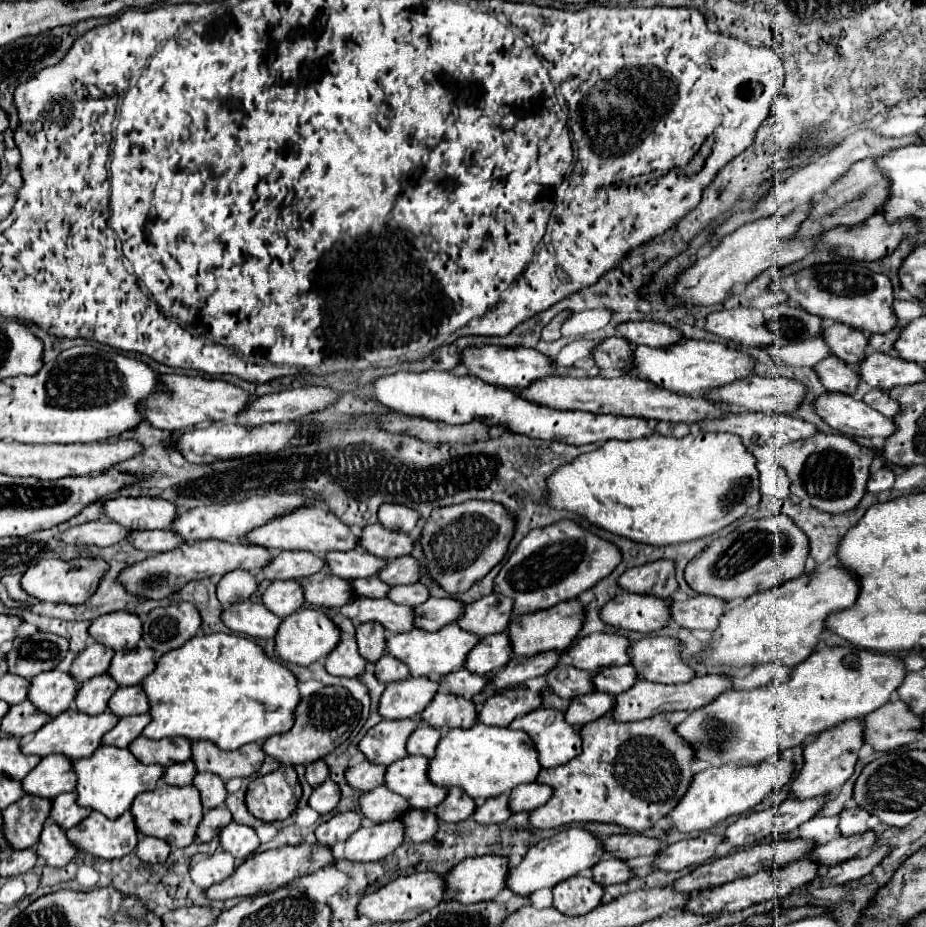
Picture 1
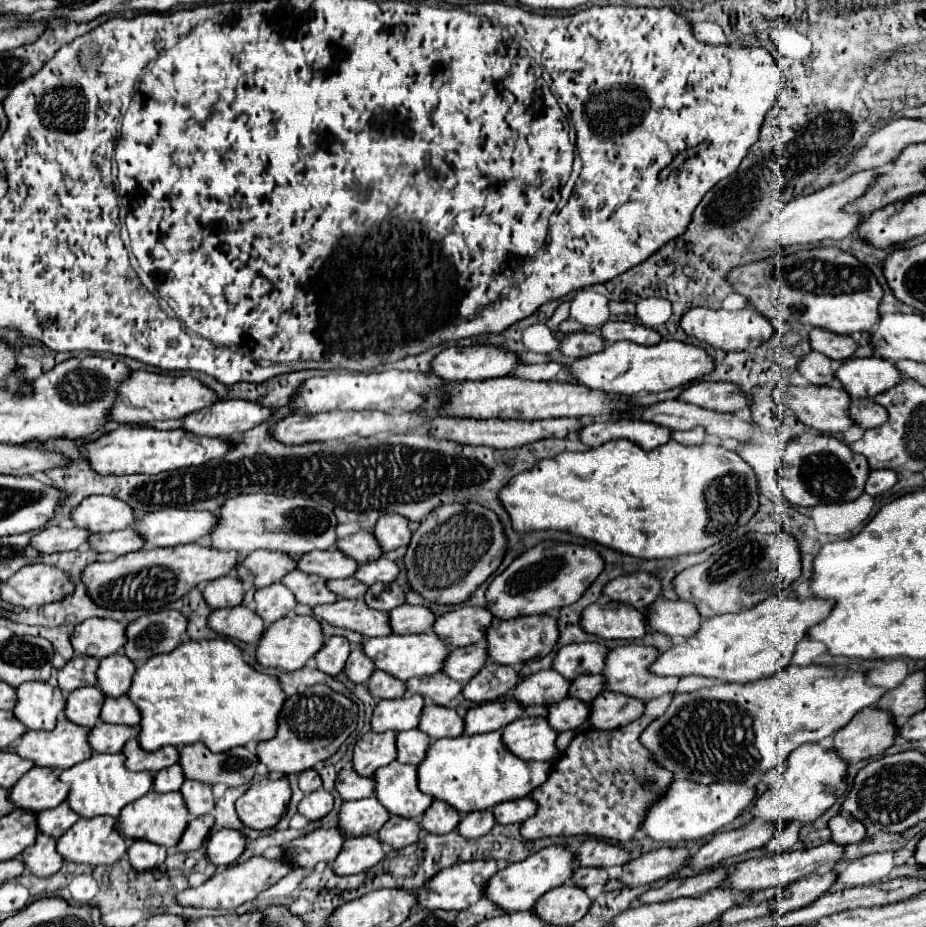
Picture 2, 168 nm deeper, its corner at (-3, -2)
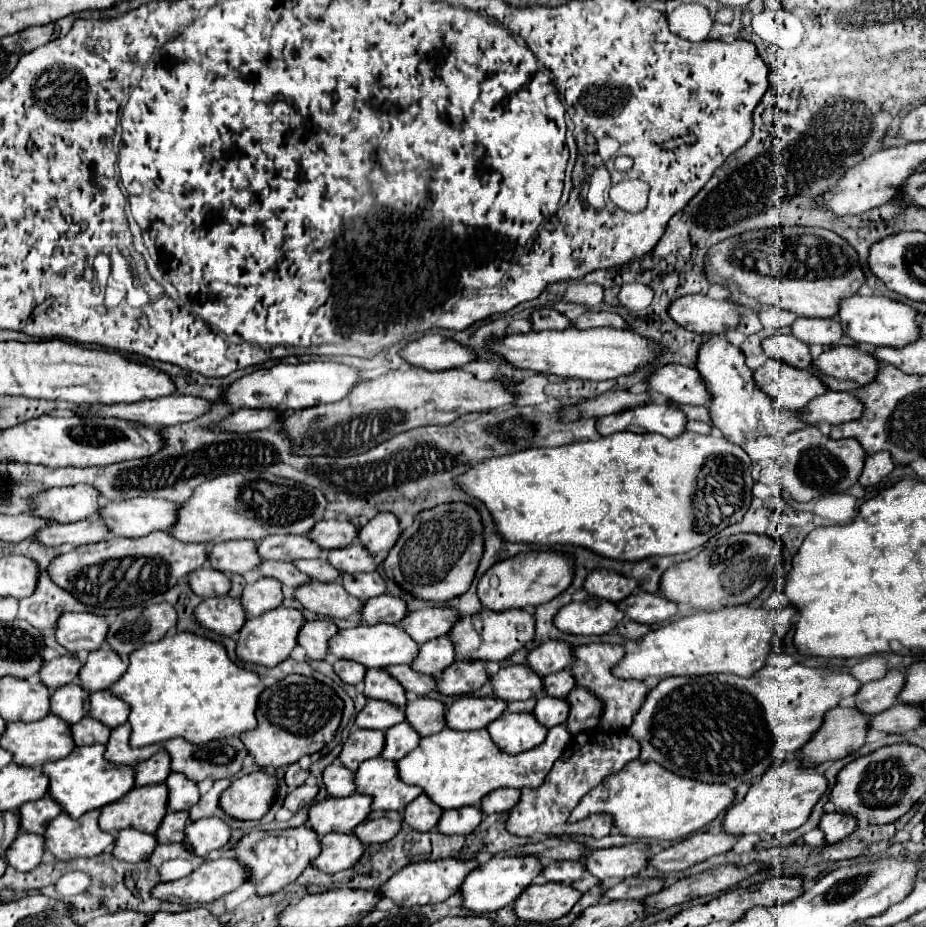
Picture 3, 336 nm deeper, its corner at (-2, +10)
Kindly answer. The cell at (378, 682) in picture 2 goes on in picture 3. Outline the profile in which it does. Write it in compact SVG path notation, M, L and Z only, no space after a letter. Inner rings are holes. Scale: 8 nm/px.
M369 668L365 674L365 690L363 694L367 698L375 700L387 700L397 706L405 706L405 690L397 680L393 680L385 670L381 668Z

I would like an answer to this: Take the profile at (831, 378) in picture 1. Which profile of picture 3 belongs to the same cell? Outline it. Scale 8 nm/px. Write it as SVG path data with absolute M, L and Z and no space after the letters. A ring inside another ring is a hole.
M773 334L769 338L763 340L763 350L793 366L793 368L809 368L813 364L813 358L811 358L811 350L809 350L809 344L797 340L793 334Z

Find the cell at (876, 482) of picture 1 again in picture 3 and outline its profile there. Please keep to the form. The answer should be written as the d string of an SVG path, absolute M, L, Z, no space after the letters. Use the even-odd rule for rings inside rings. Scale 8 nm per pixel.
M877 452L873 456L867 456L865 460L865 468L863 474L859 478L859 482L863 486L875 486L877 482L881 482L891 470L895 468L893 458L889 456L889 452Z

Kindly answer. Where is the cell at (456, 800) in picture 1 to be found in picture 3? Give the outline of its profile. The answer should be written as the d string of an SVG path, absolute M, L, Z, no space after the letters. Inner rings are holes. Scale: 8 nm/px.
M421 794L417 800L413 800L405 812L405 824L409 824L411 828L419 830L419 832L427 832L429 828L435 828L443 816L443 808L437 808L437 804L433 804L433 800L429 800L429 796Z

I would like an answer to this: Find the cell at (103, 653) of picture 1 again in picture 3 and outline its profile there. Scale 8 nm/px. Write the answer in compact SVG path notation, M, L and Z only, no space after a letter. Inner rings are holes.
M67 654L67 656L59 656L51 662L45 662L41 666L41 682L49 688L55 690L59 686L71 684L77 680L77 672L81 670L81 660L75 654Z

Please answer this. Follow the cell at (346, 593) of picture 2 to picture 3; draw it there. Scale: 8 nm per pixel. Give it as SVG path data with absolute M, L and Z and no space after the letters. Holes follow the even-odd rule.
M319 558L319 560L297 560L295 566L301 572L305 572L307 576L311 576L313 580L319 580L319 582L335 582L343 574L343 572L335 570L325 558Z

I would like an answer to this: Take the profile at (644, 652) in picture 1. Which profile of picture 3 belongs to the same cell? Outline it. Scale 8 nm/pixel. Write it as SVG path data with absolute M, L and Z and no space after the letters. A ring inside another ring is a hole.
M599 642L599 644L589 644L589 646L577 646L577 648L573 648L573 652L577 656L577 662L571 666L571 672L575 674L577 684L591 690L593 694L597 694L605 704L605 712L601 716L599 726L603 730L629 728L629 724L633 722L633 716L645 702L645 694L649 692L649 686L639 680L615 680L615 676L609 672L609 668L613 668L613 664L617 664L617 660L621 660L621 656L625 656L625 648L619 644Z

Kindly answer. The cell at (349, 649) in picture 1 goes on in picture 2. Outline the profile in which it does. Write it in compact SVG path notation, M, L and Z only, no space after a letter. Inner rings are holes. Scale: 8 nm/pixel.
M342 636L326 638L322 648L314 654L318 670L328 676L336 676L342 672L342 668L346 666L346 656L350 656L350 644Z

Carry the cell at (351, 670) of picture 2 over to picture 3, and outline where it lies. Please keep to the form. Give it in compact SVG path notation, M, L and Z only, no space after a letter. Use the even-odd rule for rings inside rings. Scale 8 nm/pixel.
M335 660L333 668L337 672L337 676L347 682L347 684L359 684L367 672L367 668L361 668L361 664L353 664L353 660Z

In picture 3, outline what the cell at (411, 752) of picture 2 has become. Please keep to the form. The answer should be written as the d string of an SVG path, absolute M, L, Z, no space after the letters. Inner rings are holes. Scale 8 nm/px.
M405 722L395 724L385 732L385 750L381 756L389 760L401 760L411 750L415 750L419 742L421 742L421 736L417 736L417 732L409 728L409 724Z

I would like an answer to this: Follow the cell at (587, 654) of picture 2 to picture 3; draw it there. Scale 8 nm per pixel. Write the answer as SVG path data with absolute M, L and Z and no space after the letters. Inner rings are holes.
M547 640L529 652L527 664L541 676L565 670L573 664L573 648L565 640Z

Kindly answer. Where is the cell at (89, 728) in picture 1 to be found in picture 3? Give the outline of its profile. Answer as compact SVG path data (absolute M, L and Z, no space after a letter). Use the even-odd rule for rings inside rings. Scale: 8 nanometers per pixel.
M45 716L43 720L37 722L13 722L7 724L7 730L1 736L1 746L13 754L13 762L19 766L31 766L31 768L41 768L47 762L61 760L73 752L73 734L69 732L69 724L61 720L59 716Z

